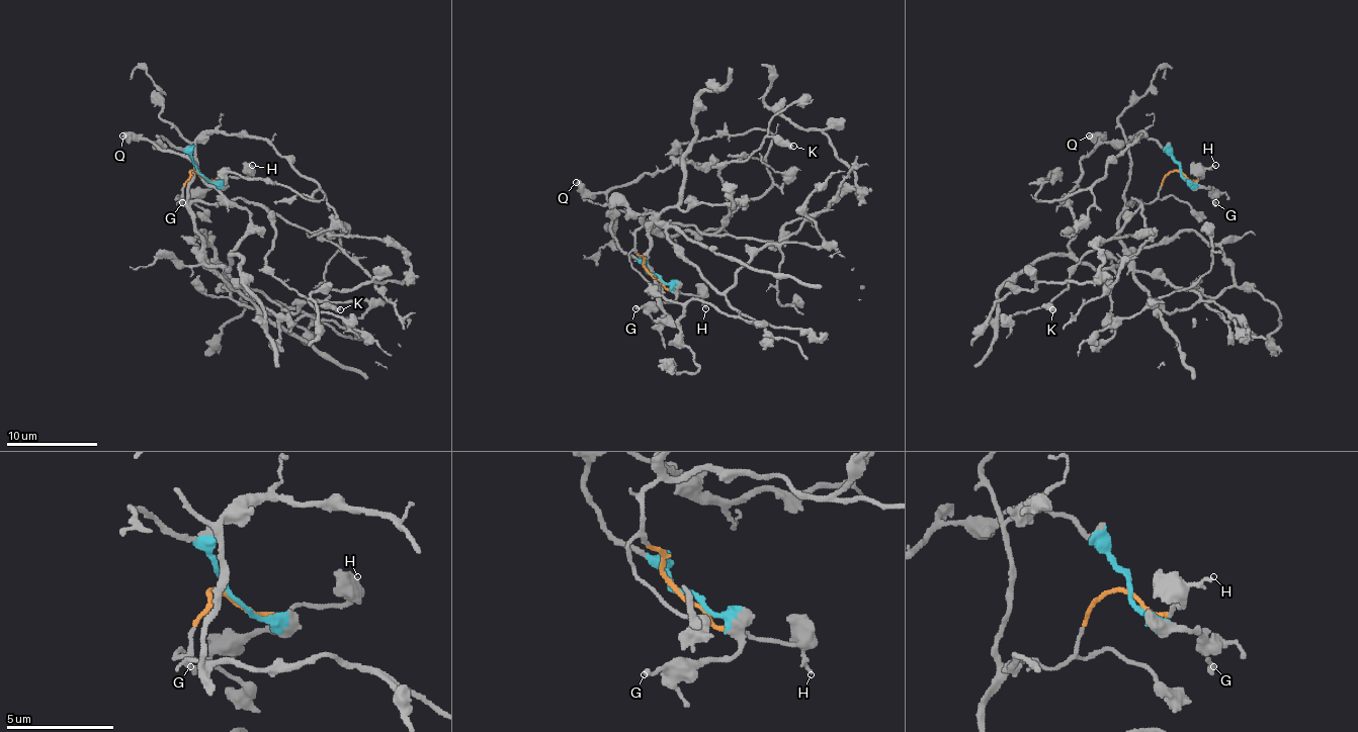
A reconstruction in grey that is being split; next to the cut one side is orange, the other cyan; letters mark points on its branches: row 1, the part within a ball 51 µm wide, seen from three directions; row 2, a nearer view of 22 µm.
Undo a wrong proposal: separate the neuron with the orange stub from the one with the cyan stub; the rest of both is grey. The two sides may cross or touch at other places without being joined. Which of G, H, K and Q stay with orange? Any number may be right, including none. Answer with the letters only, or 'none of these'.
H, K

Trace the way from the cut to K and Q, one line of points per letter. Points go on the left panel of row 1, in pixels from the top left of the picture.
K: (197, 171), (190, 171), (181, 203), (241, 198), (261, 205), (274, 229), (265, 264), (314, 305), (341, 309)
Q: (197, 171), (195, 162), (168, 140), (159, 138), (157, 142), (122, 134)

